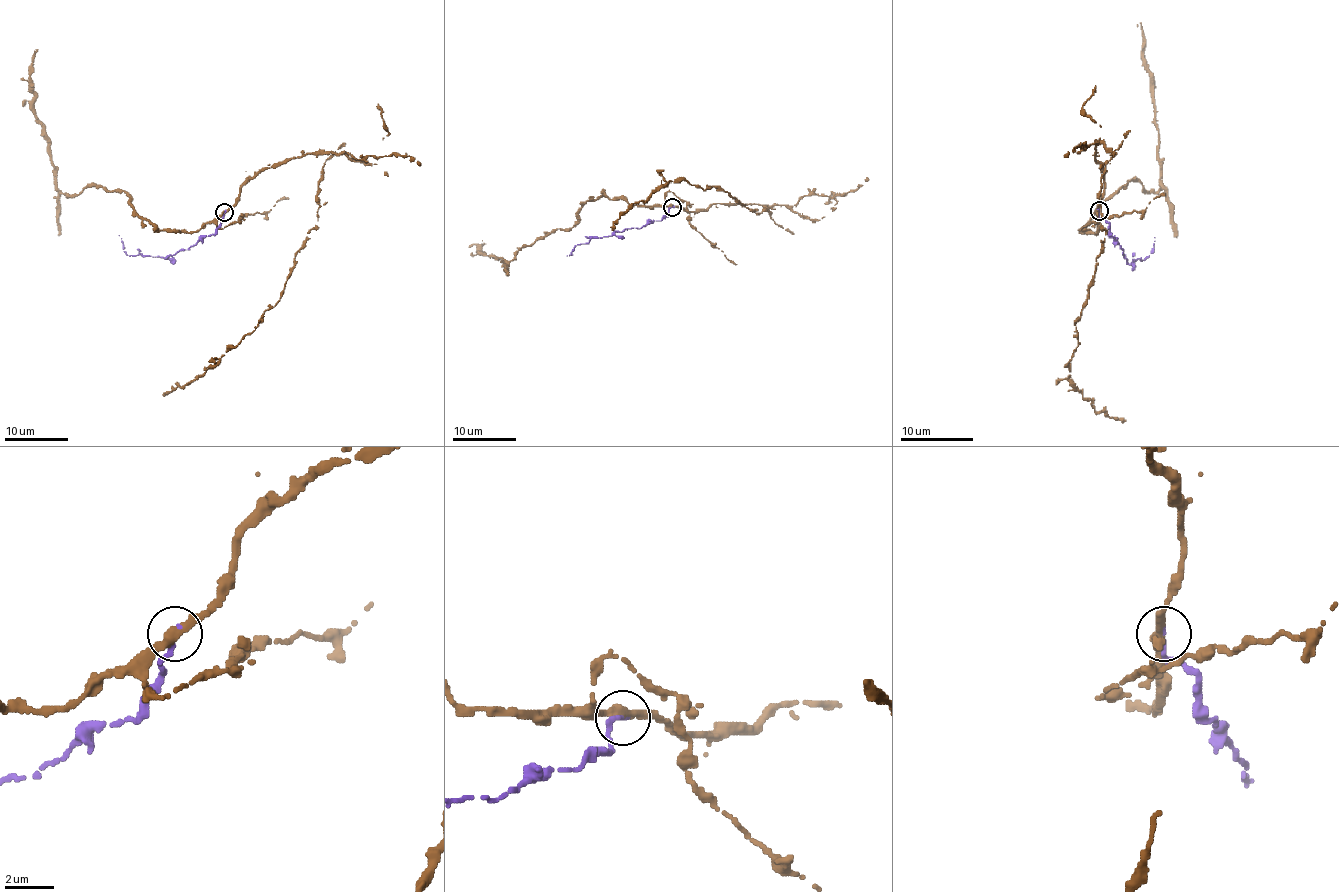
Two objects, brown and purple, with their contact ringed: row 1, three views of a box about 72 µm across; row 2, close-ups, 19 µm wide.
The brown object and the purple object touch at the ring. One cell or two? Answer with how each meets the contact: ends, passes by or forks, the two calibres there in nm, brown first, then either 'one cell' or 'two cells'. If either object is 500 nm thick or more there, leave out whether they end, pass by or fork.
brown passes by; purple ends there; 380 nm thick on the brown side, 240 nm on the other; two cells

